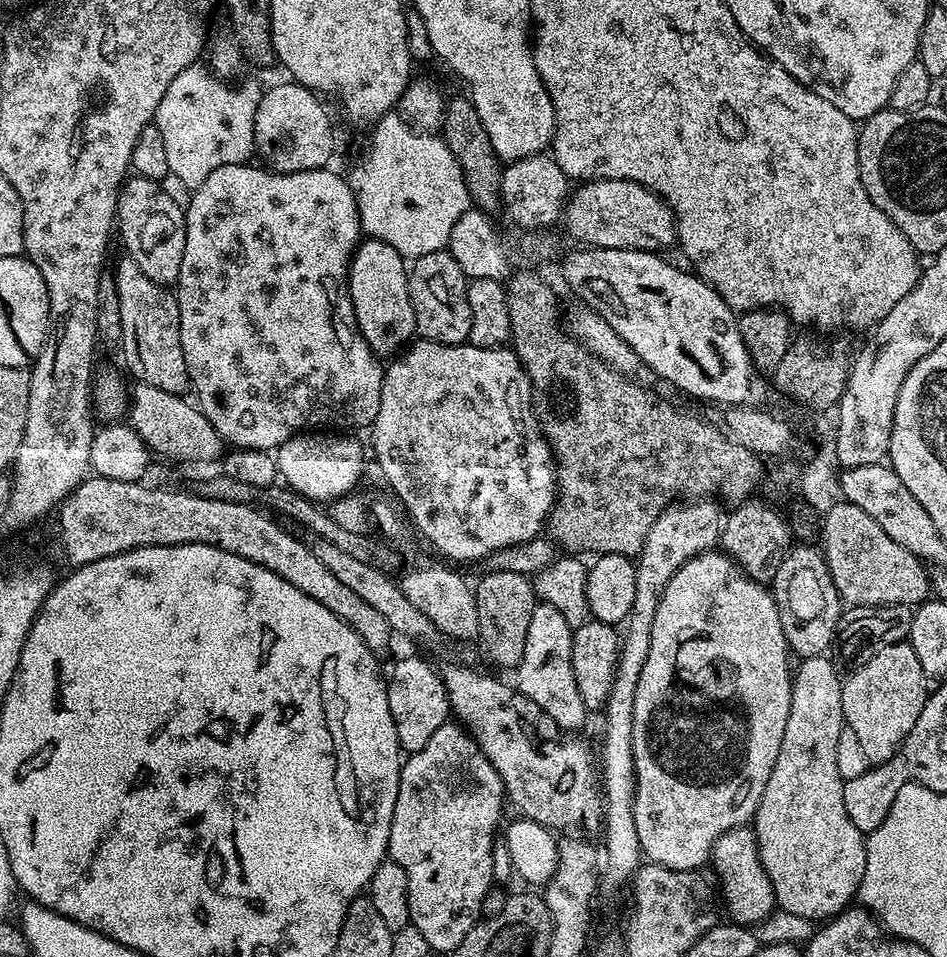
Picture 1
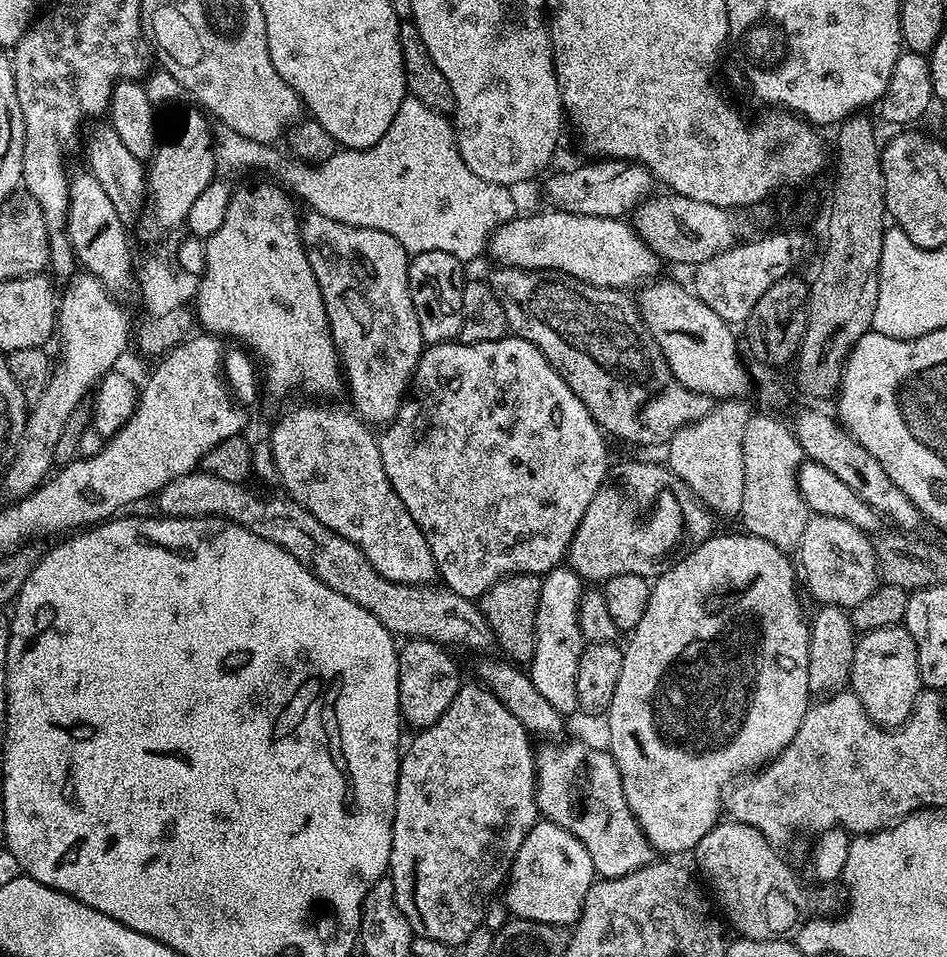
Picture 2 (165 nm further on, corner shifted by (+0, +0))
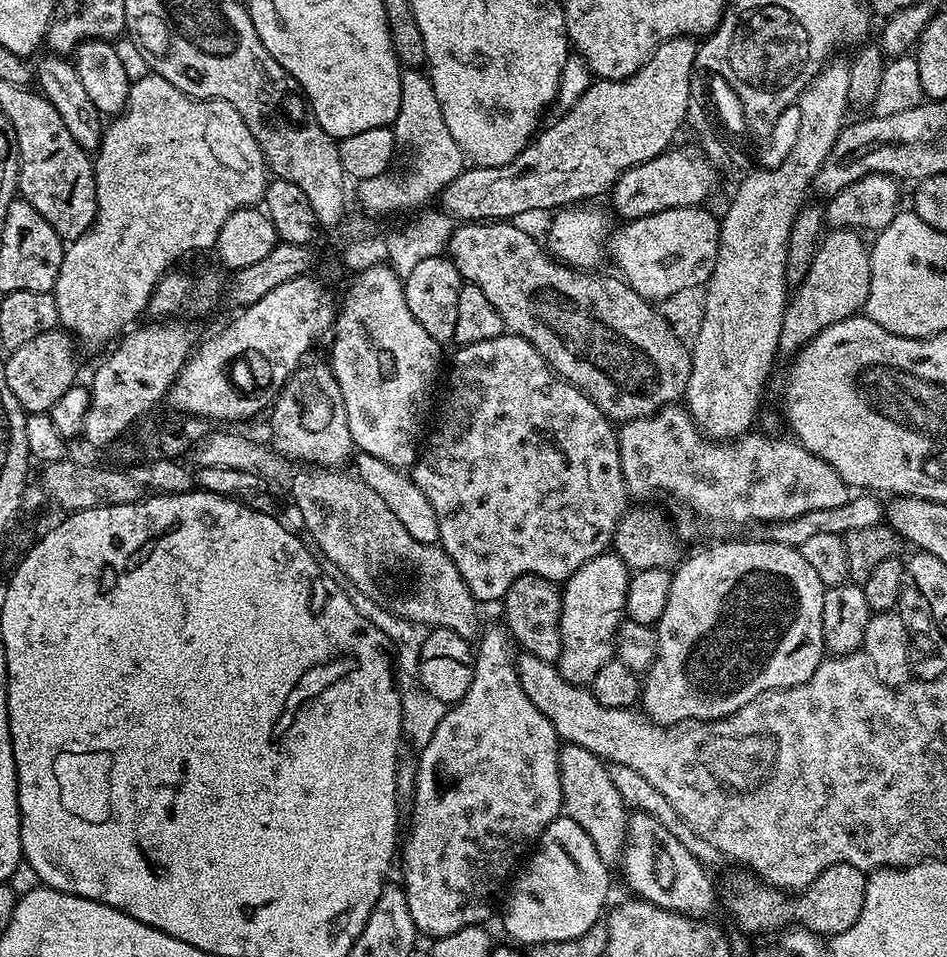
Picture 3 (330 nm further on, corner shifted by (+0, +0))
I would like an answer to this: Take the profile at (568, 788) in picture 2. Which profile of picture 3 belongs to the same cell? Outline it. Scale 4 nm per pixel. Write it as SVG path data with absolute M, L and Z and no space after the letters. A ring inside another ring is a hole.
M639 810L633 811L628 818L628 831L622 869L624 880L633 888L635 895L641 900L649 900L671 912L681 912L683 916L708 918L716 908L716 888L708 877L709 869L700 863L662 822L658 822L650 814Z

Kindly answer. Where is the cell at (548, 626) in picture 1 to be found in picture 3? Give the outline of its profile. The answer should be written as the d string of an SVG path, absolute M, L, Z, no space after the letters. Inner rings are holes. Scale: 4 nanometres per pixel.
M605 550L600 556L590 558L562 584L562 610L560 633L562 650L558 667L562 678L571 684L591 685L594 674L614 659L616 654L616 631L625 619L626 590L630 570L615 551Z

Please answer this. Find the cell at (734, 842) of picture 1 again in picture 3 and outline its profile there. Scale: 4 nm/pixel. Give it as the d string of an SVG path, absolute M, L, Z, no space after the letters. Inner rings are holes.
M836 863L827 867L810 886L793 894L755 882L753 877L745 877L734 884L730 894L730 910L739 928L750 934L766 934L776 930L780 932L796 925L818 933L821 937L831 938L854 926L865 908L868 876L850 863Z

